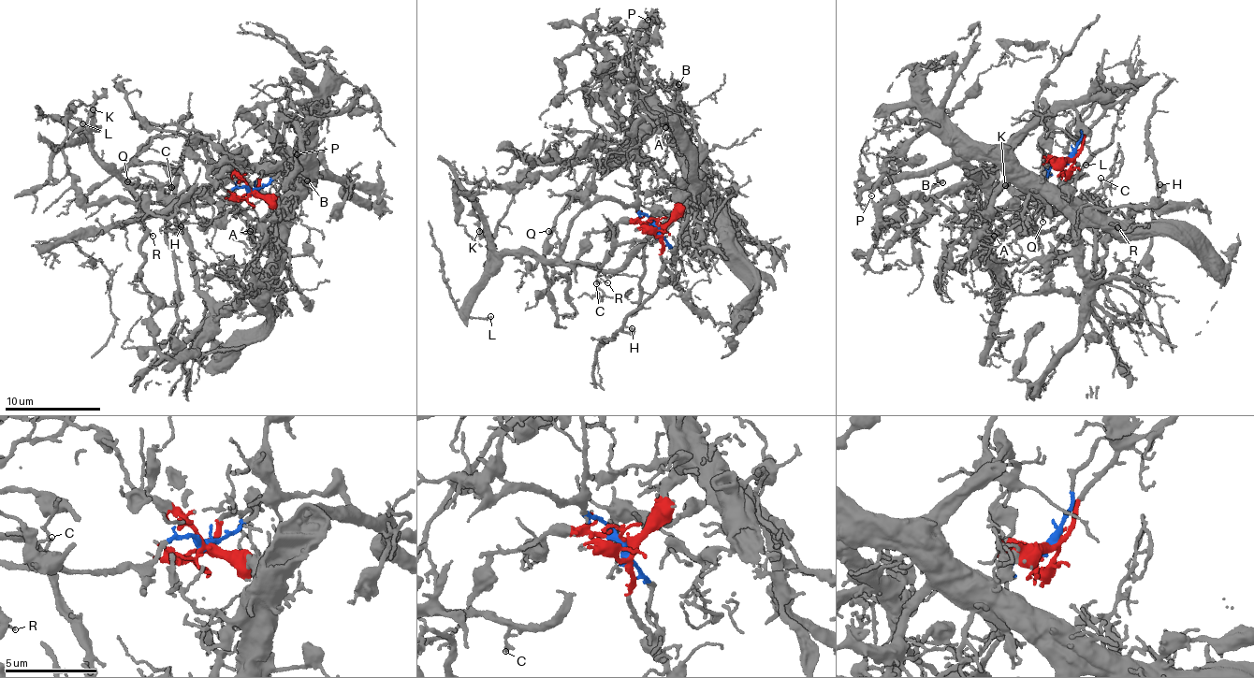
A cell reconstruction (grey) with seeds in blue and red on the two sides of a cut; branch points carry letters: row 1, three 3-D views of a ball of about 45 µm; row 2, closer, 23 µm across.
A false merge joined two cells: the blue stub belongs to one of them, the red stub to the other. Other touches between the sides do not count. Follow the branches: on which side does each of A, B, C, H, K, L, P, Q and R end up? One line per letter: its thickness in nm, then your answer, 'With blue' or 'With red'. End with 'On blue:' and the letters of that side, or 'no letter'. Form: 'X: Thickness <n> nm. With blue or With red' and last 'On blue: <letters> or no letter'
A: Thickness 150 nm. With red
B: Thickness 150 nm. With red
C: Thickness 90 nm. With blue
H: Thickness 400 nm. With red
K: Thickness 480 nm. With blue
L: Thickness 170 nm. With blue
P: Thickness 140 nm. With red
Q: Thickness 160 nm. With blue
R: Thickness 100 nm. With blue
On blue: C, K, L, Q, R

